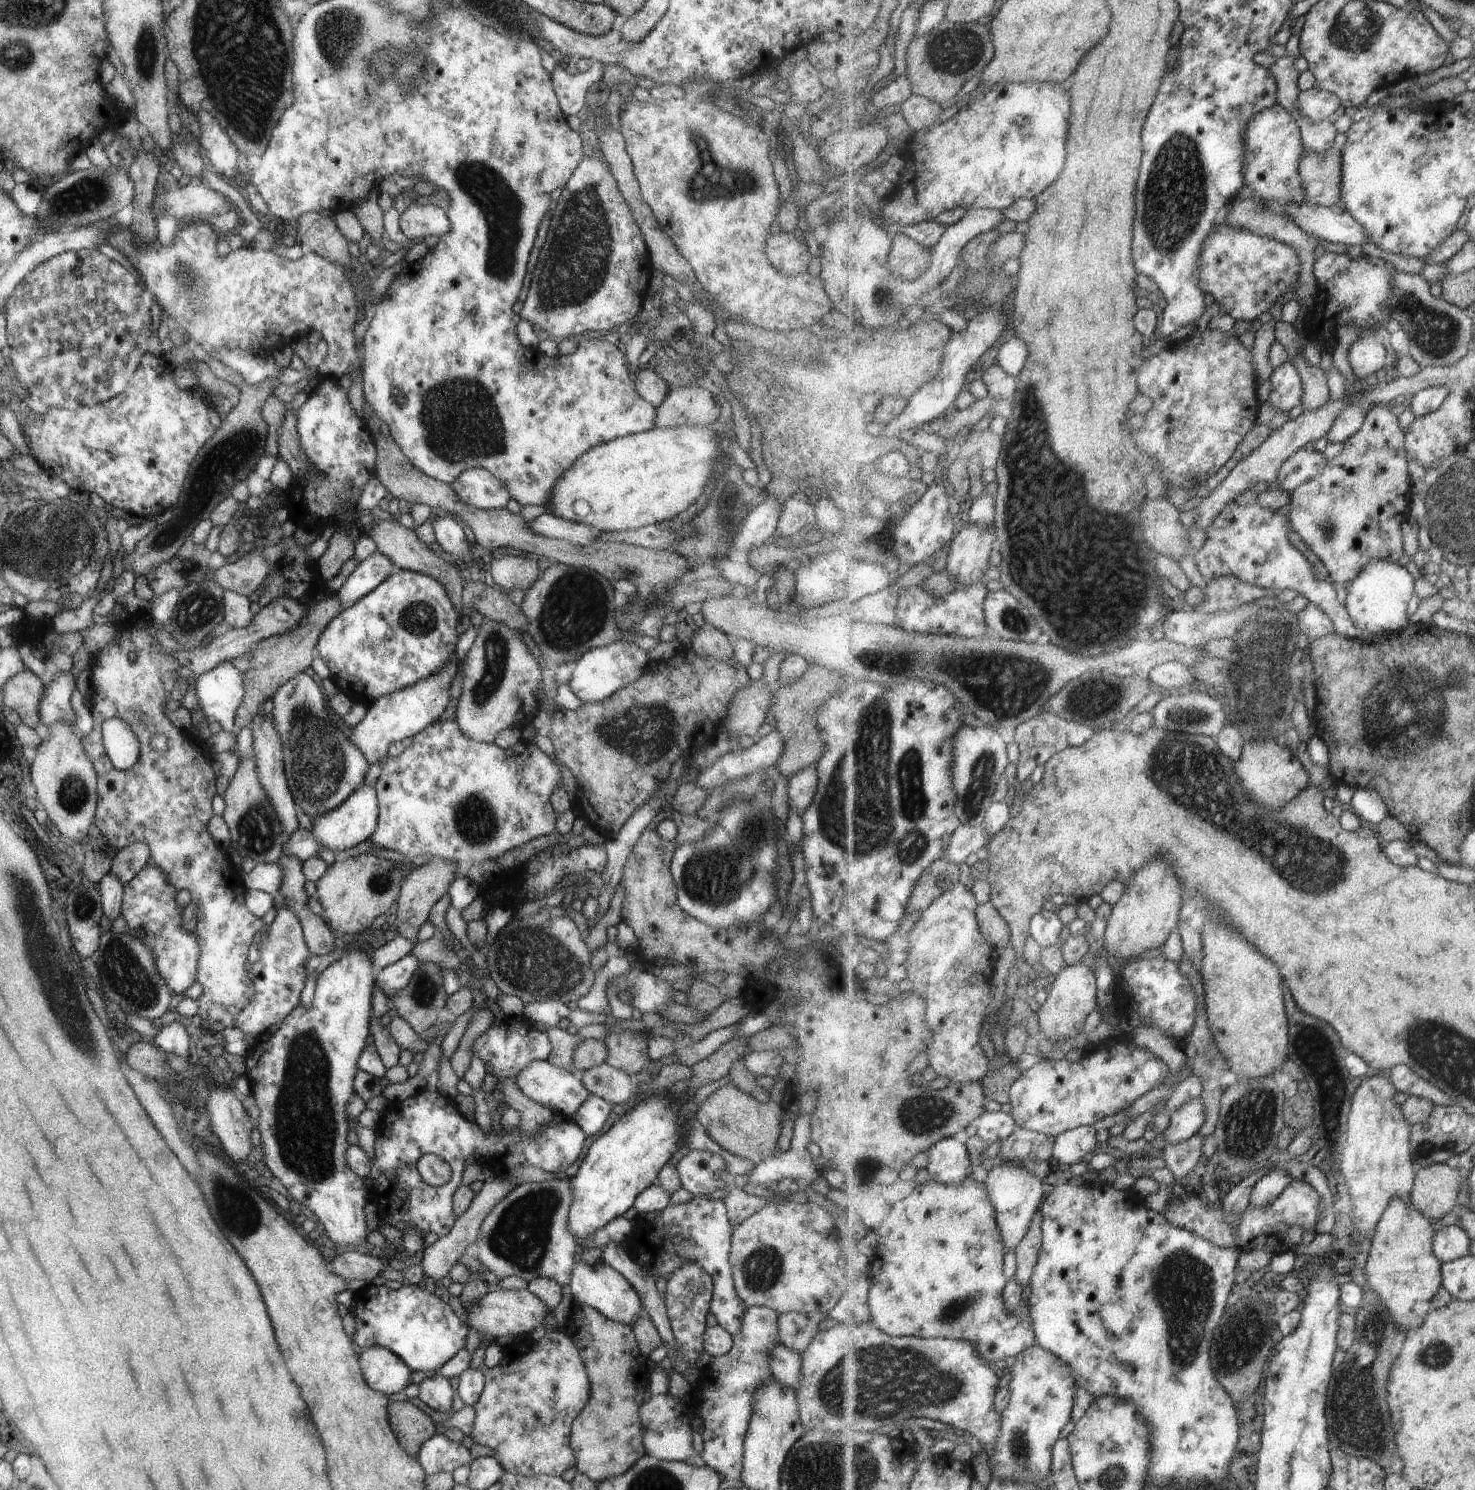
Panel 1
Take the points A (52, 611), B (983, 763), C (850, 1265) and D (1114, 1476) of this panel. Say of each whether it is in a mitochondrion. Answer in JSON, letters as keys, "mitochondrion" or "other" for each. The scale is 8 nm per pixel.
{"A":"other","B":"mitochondrion","C":"other","D":"mitochondrion"}

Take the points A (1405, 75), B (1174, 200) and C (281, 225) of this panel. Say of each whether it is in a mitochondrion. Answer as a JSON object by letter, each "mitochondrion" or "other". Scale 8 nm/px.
{"A":"other","B":"mitochondrion","C":"other"}

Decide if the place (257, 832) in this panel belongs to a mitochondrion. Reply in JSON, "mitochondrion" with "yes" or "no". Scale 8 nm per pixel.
{"mitochondrion":"yes"}

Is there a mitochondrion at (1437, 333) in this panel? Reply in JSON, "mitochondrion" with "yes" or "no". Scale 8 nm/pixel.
{"mitochondrion":"yes"}

